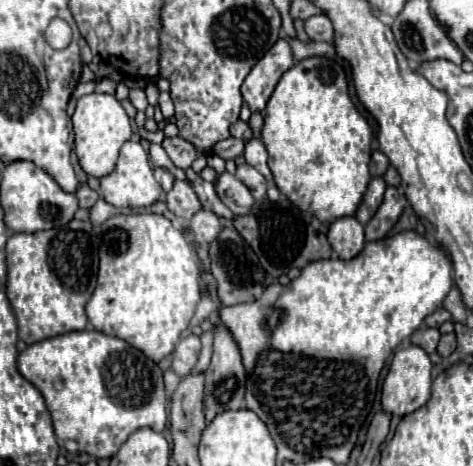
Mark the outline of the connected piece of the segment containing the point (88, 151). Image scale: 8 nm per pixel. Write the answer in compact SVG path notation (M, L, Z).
M96 92L82 96L76 104L72 126L74 126L74 150L86 176L94 178L108 176L116 166L122 144L128 142L132 136L130 118L126 110L120 106L118 98L112 94L96 94Z

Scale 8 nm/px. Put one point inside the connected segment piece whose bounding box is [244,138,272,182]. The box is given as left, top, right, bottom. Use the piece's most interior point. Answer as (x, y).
(255, 153)

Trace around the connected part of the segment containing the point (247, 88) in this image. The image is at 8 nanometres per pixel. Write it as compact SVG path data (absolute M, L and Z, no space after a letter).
M278 40L250 70L242 84L242 98L252 112L262 112L280 76L294 66L294 56L286 40Z

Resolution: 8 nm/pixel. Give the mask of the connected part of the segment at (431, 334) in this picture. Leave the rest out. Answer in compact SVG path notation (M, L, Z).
M424 328L424 330L416 330L416 332L410 336L410 342L412 342L414 346L424 348L428 354L432 354L432 352L436 350L438 338L440 338L440 332L438 332L436 328Z

